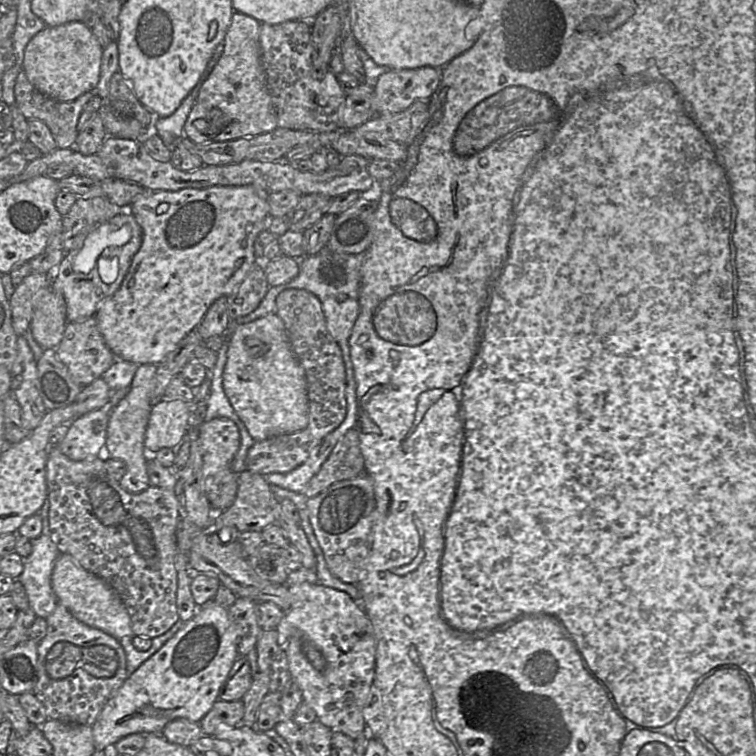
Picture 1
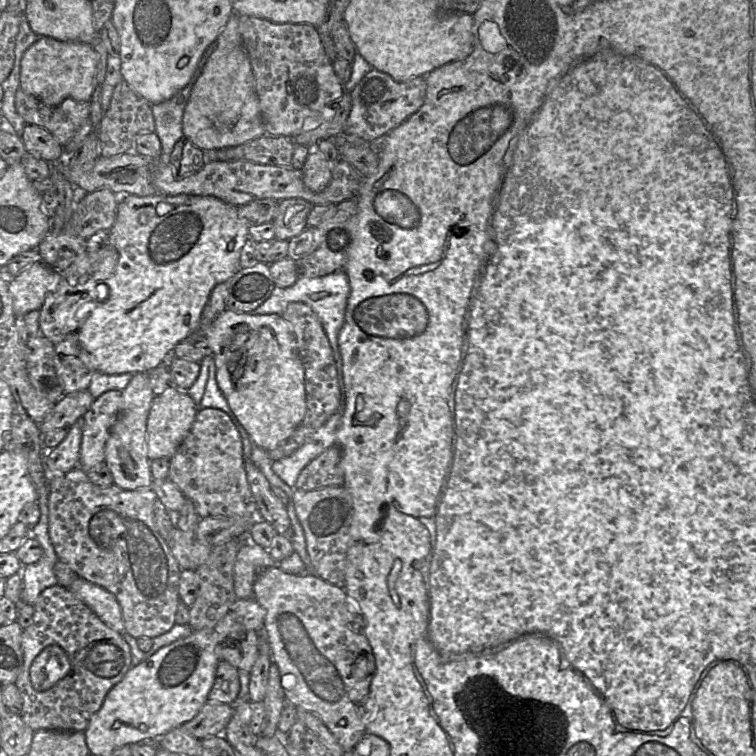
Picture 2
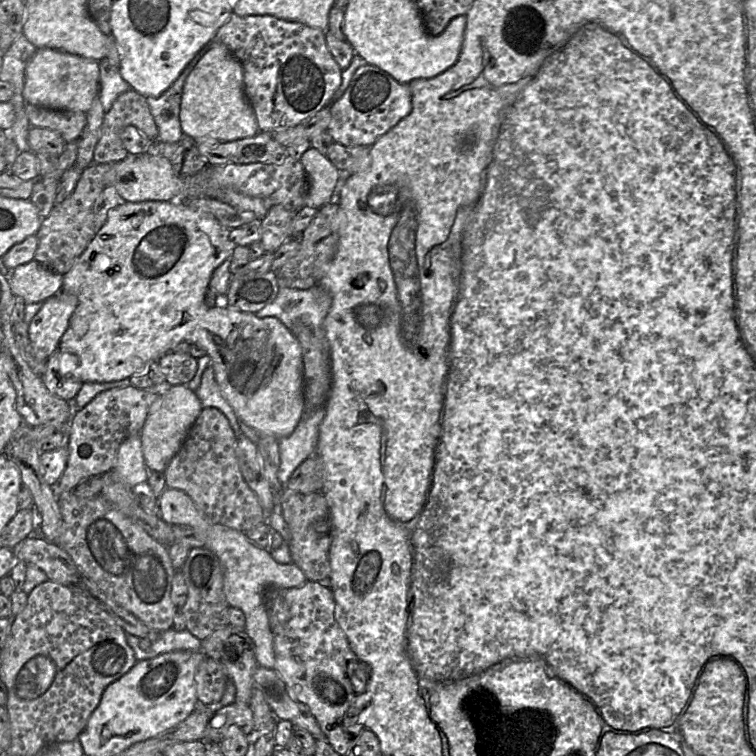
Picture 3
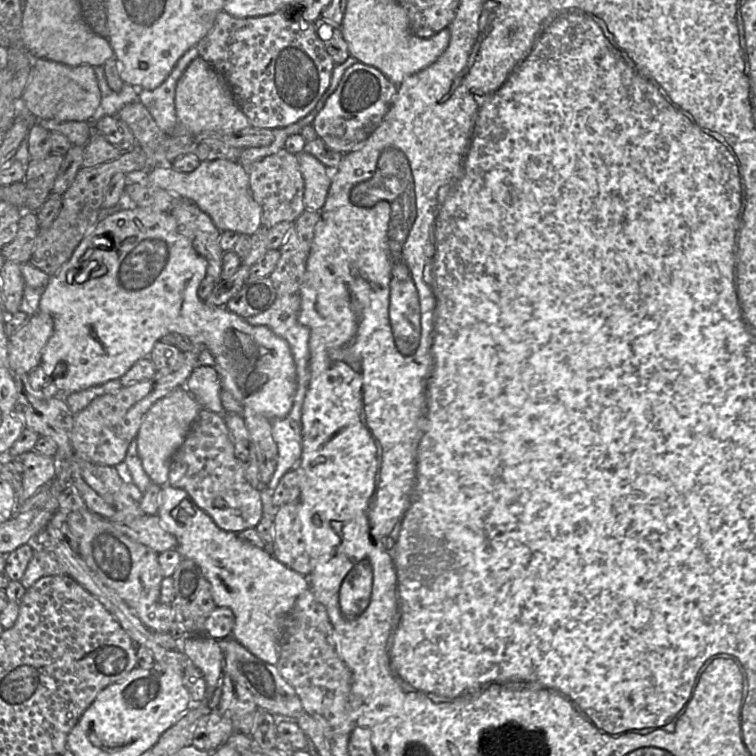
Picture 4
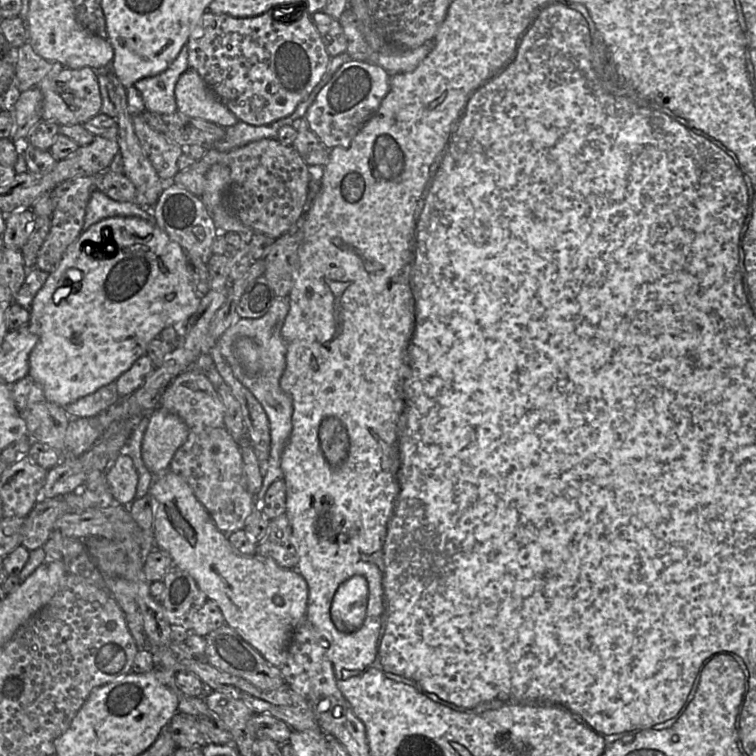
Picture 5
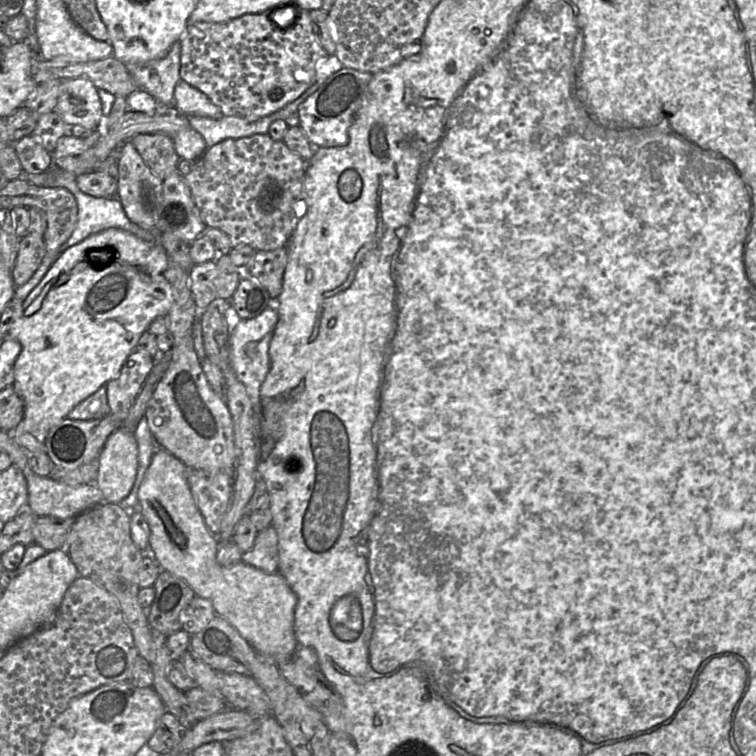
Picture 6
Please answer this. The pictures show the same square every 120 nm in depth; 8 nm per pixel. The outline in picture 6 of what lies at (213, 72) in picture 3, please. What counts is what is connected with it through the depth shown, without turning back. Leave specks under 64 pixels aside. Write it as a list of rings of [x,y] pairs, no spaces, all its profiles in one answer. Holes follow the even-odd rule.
[[[182,79],[175,87],[173,105],[185,115],[203,116],[213,119],[219,119],[223,116],[221,109],[213,104],[207,95]]]

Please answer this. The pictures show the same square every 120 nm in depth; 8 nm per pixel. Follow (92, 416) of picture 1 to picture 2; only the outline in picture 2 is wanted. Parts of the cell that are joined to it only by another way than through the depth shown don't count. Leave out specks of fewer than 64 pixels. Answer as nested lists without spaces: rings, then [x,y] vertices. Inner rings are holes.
[[[79,418],[68,429],[66,438],[45,453],[45,467],[49,474],[66,473],[78,467],[84,420]]]

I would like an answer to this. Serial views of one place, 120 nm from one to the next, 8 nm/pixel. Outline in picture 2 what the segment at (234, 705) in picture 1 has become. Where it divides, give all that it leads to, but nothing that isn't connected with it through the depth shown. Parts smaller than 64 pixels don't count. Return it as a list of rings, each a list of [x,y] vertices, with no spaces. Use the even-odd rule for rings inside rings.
[[[208,701],[192,720],[181,725],[179,729],[199,740],[221,735],[234,712],[231,704]]]

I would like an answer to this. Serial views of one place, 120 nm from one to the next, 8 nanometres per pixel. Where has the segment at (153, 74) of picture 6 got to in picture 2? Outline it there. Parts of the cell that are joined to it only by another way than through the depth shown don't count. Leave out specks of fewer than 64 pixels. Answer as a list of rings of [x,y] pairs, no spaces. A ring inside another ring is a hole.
[[[197,68],[190,82],[169,100],[151,105],[155,132],[161,142],[162,154],[169,155],[176,142],[184,136],[182,128],[184,109],[201,72],[202,69]]]

